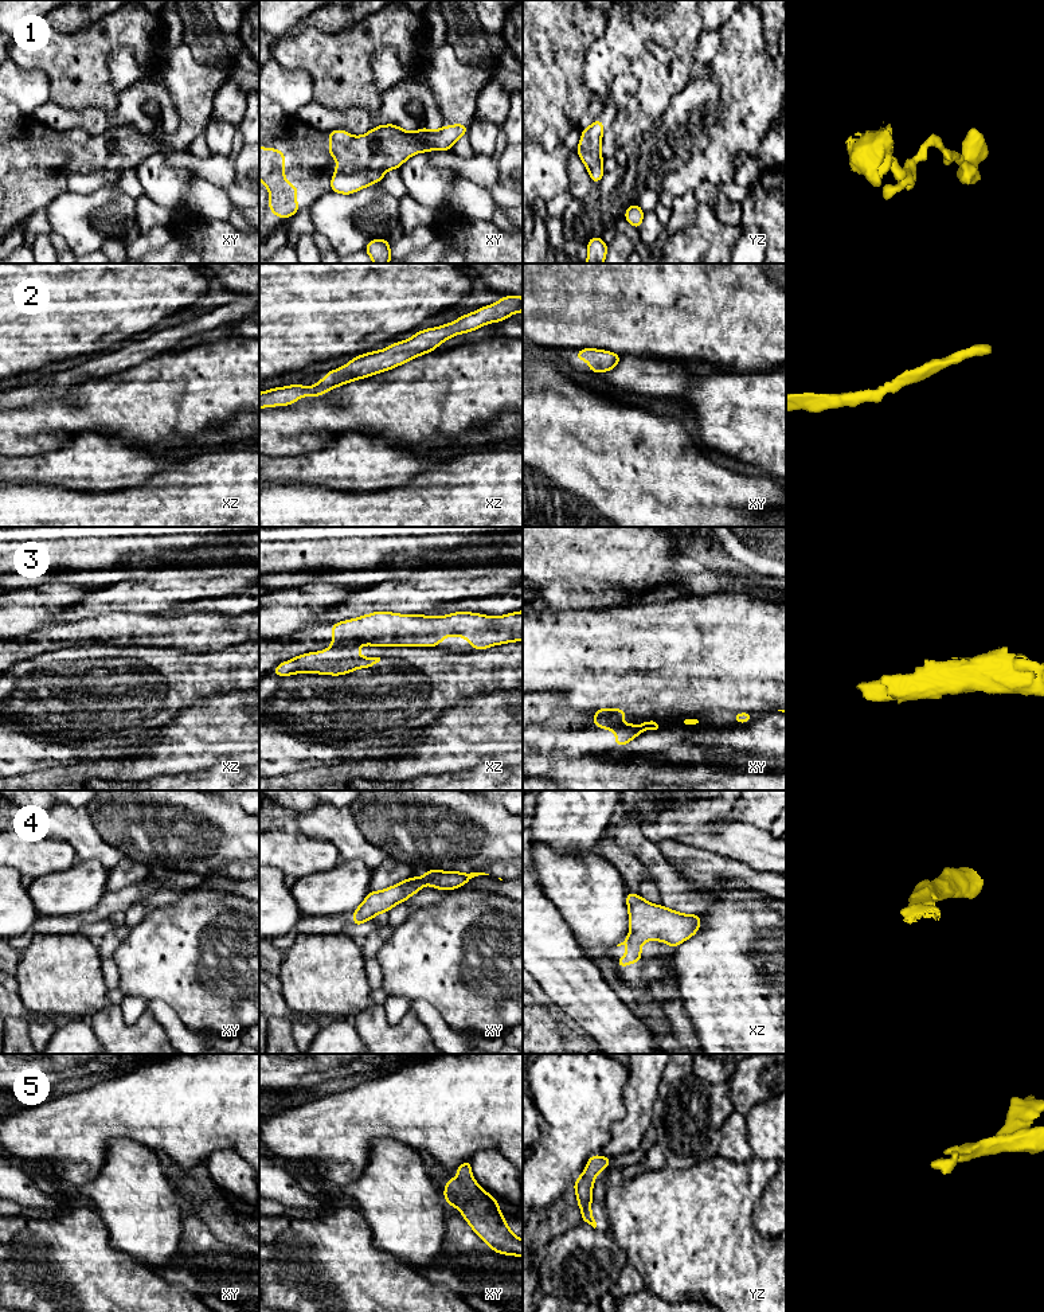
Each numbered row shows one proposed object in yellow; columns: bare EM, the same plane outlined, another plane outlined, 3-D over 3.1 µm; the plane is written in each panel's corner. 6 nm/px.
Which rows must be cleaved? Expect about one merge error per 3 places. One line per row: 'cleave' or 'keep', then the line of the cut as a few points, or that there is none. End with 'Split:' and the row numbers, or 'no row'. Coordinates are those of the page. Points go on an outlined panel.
1: keep; cut none
2: keep; cut none
3: cleave; cut xy (594, 718), (620, 721)
4: keep; cut none
5: keep; cut none
Split: 3

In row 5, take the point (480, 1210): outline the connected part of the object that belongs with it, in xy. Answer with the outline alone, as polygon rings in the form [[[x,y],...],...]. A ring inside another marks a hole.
[[[470,1160],[458,1165],[457,1175],[449,1179],[443,1188],[446,1203],[461,1211],[464,1219],[492,1252],[523,1258],[523,1239],[516,1237],[504,1221],[498,1200],[473,1179]]]

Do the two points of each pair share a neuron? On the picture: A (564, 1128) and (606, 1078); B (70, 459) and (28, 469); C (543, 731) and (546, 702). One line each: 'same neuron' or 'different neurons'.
A: same neuron
B: same neuron
C: same neuron

